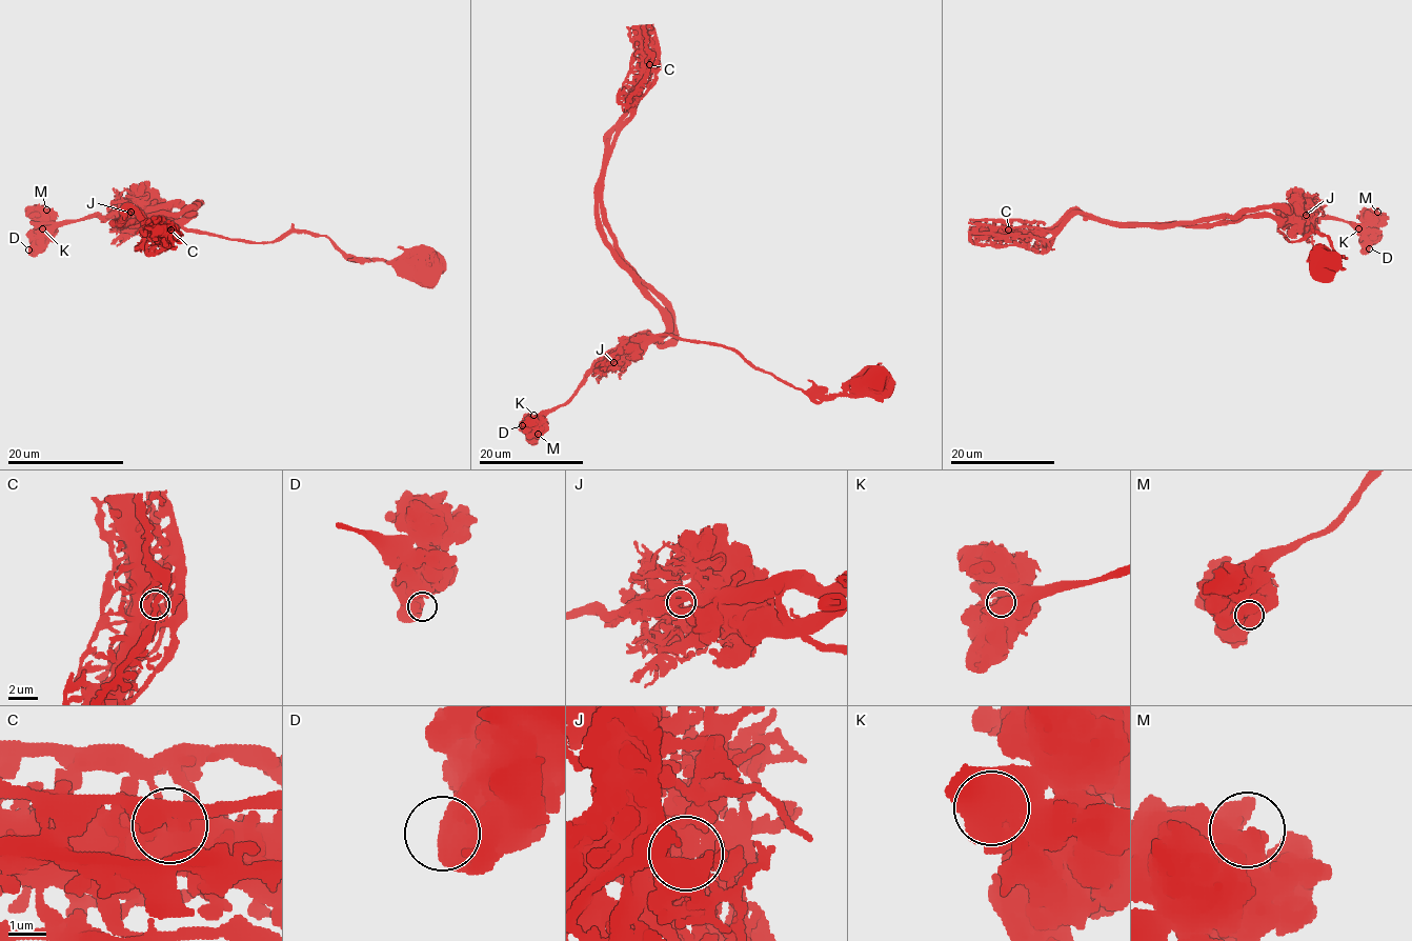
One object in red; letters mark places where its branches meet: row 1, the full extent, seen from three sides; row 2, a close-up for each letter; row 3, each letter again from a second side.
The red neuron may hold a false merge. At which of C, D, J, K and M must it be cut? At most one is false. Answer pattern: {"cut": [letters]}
{"cut": ["C"]}

